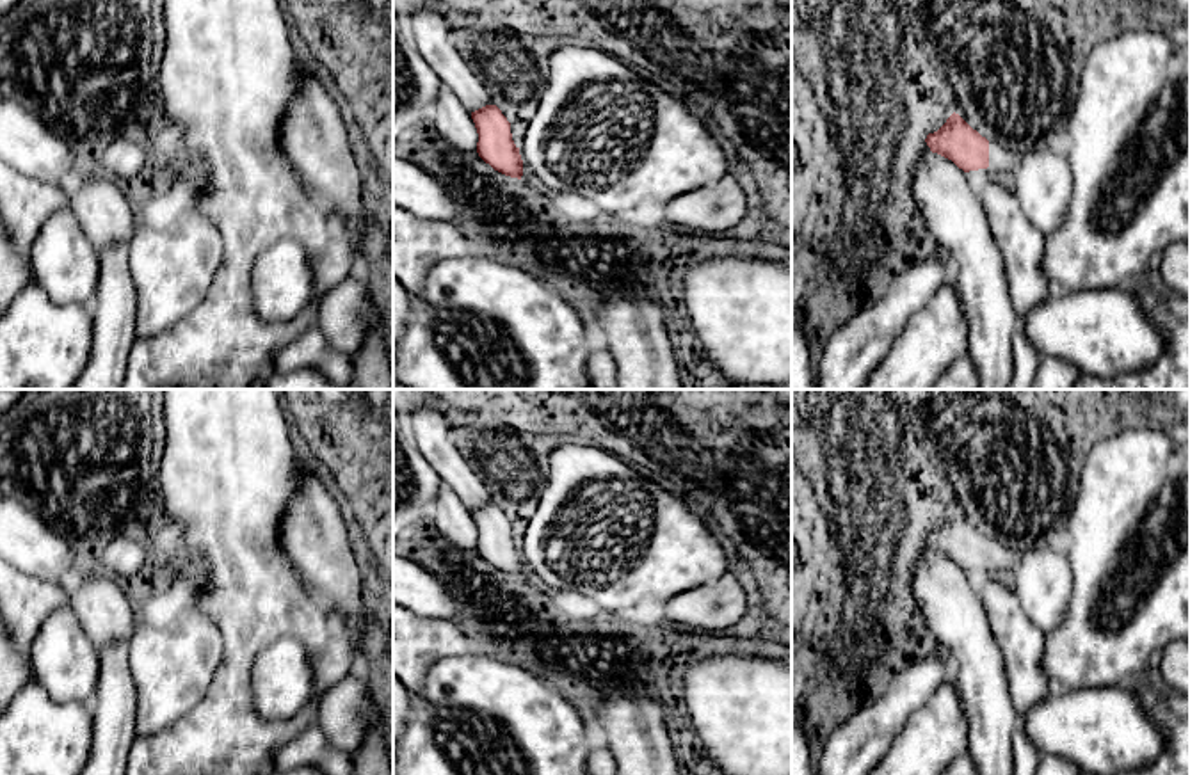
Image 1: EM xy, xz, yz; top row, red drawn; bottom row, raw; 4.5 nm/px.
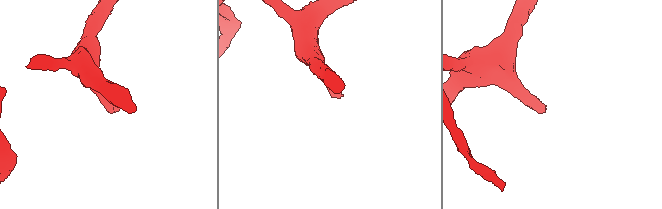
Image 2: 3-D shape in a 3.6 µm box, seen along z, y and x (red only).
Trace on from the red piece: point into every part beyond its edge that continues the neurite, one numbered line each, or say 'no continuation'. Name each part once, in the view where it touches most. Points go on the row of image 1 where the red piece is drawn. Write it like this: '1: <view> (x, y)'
1: yz (1002, 162)

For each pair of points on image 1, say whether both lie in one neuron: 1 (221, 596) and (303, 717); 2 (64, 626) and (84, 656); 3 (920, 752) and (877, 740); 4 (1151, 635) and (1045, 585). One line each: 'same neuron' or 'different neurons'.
1: same neuron
2: same neuron
3: different neurons
4: different neurons

